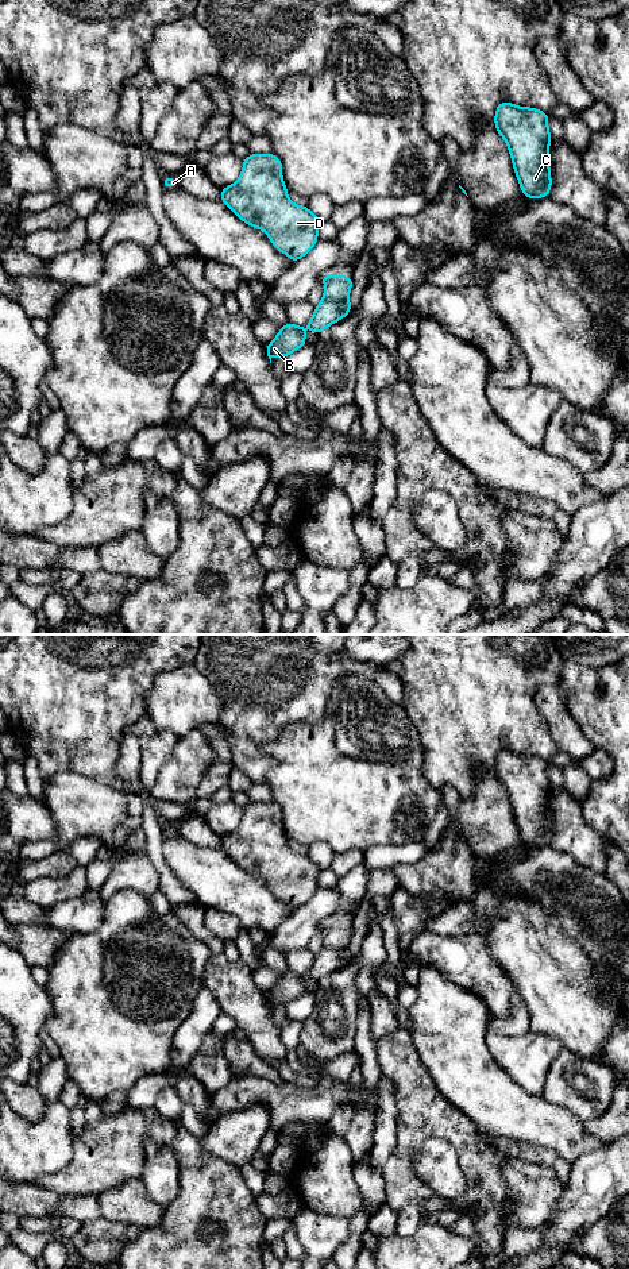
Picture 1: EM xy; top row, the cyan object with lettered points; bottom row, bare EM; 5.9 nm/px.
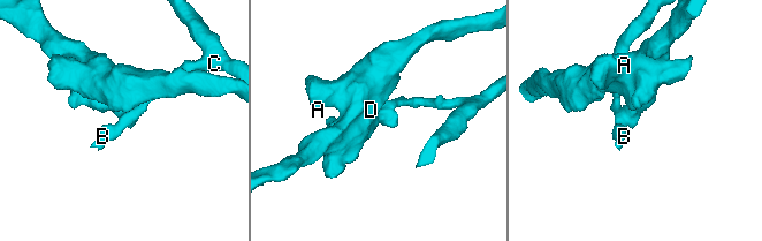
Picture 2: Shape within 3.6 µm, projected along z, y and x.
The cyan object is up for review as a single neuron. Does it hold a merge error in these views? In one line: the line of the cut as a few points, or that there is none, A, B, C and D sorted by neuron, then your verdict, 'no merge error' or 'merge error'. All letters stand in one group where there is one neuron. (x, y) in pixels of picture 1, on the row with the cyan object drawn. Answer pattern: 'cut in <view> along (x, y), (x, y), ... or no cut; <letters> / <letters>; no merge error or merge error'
cut in xy along (347, 297), (342, 301), (323, 300); A D / B C; merge error

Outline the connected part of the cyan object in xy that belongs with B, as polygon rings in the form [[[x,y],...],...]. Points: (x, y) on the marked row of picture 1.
[[[348,298],[343,302],[321,300],[320,304],[314,308],[313,317],[306,325],[298,327],[292,323],[283,324],[274,340],[266,346],[270,363],[273,356],[288,358],[292,352],[308,344],[304,333],[305,327],[319,335],[323,329],[346,317],[351,309],[352,306]]]

